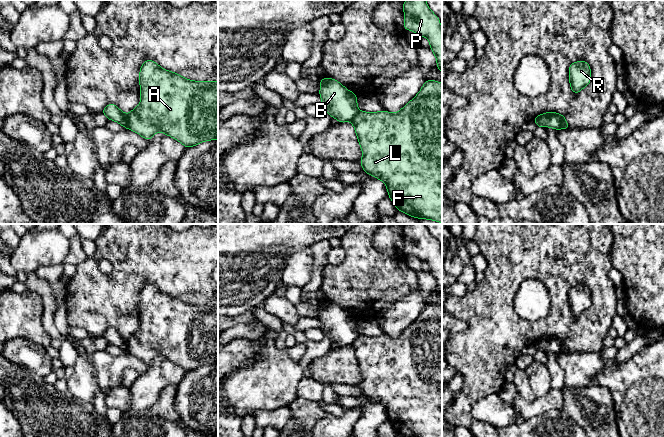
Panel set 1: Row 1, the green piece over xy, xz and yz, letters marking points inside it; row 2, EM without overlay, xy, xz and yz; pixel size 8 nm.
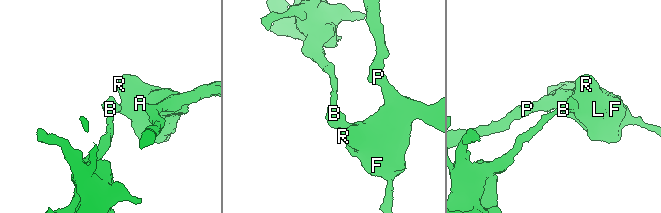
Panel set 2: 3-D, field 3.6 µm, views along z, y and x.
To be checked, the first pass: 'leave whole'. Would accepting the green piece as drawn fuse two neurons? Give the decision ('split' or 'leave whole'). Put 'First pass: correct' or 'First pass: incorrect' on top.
First pass: incorrect
split

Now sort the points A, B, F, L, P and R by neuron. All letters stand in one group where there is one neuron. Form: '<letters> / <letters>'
A F L P R / B

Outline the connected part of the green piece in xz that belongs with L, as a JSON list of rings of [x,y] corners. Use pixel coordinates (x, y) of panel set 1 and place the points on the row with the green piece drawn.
[[[427,80],[420,92],[399,112],[358,111],[351,120],[363,157],[363,171],[386,184],[388,196],[397,208],[414,218],[442,223],[442,83]]]

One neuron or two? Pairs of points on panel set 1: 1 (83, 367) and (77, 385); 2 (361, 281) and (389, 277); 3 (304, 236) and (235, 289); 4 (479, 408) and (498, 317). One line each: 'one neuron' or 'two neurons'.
1: one neuron
2: one neuron
3: one neuron
4: two neurons

